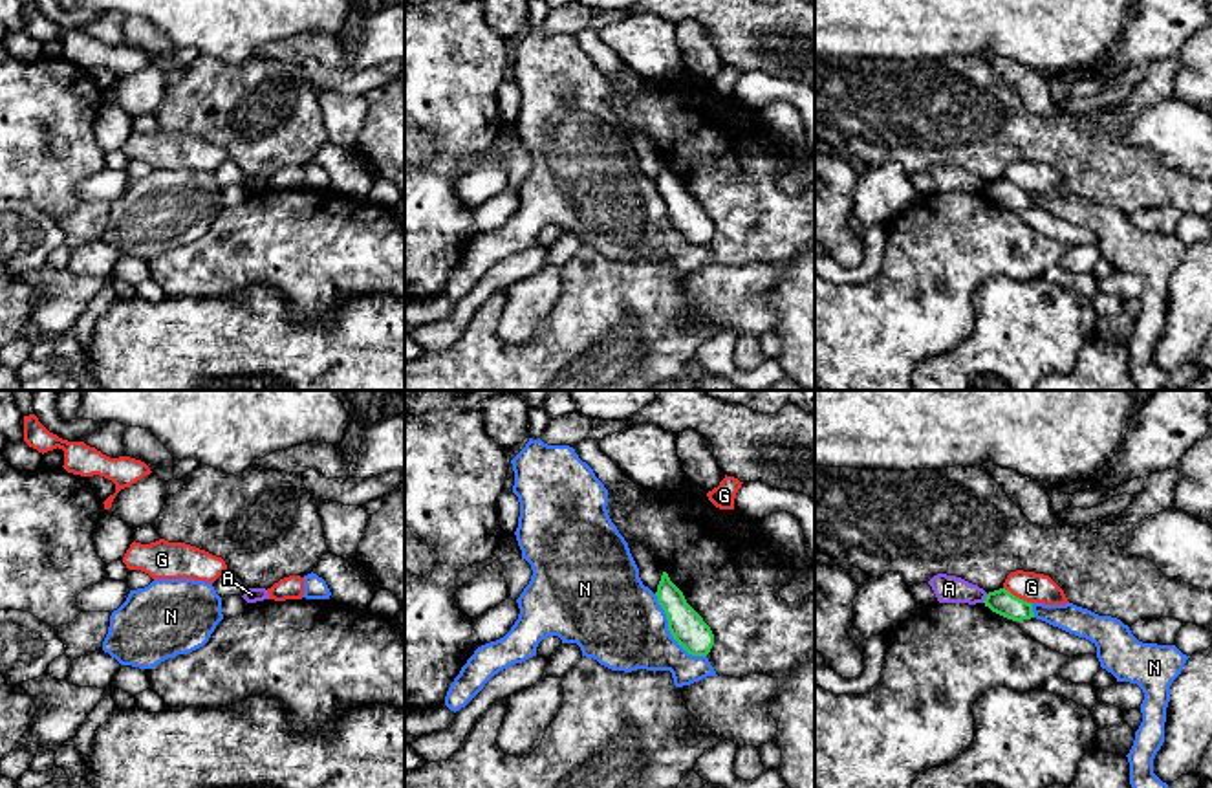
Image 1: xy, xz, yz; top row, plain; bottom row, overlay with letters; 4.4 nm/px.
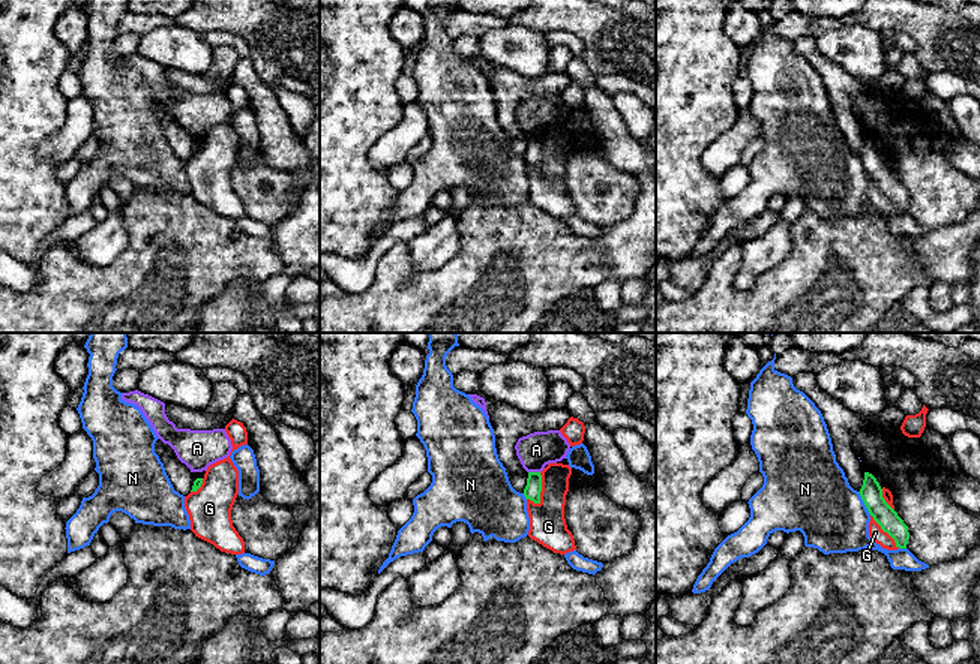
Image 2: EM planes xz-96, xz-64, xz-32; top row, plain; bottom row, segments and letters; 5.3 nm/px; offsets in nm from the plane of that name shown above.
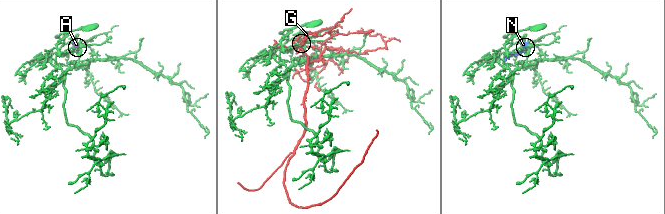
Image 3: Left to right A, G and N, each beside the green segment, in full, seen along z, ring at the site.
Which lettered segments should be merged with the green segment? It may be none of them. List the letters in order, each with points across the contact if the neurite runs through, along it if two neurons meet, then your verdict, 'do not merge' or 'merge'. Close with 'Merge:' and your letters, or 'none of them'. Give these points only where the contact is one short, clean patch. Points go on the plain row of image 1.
A: border yz (987, 184), (982, 191); do not merge
G: border yz (1004, 176), (1031, 193); do not merge
N: do not merge
Merge: none of them

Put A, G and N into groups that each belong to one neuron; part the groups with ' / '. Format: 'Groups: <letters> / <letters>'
Groups: A N / G

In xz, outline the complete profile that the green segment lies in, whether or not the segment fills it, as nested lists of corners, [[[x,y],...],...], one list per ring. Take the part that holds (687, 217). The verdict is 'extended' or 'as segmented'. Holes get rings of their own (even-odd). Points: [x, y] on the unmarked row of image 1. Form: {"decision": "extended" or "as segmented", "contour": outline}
{"decision": "as segmented", "contour": [[[663,161],[657,174],[657,191],[663,196],[672,227],[692,246],[707,246],[714,224],[703,207],[687,192],[683,181]]]}

